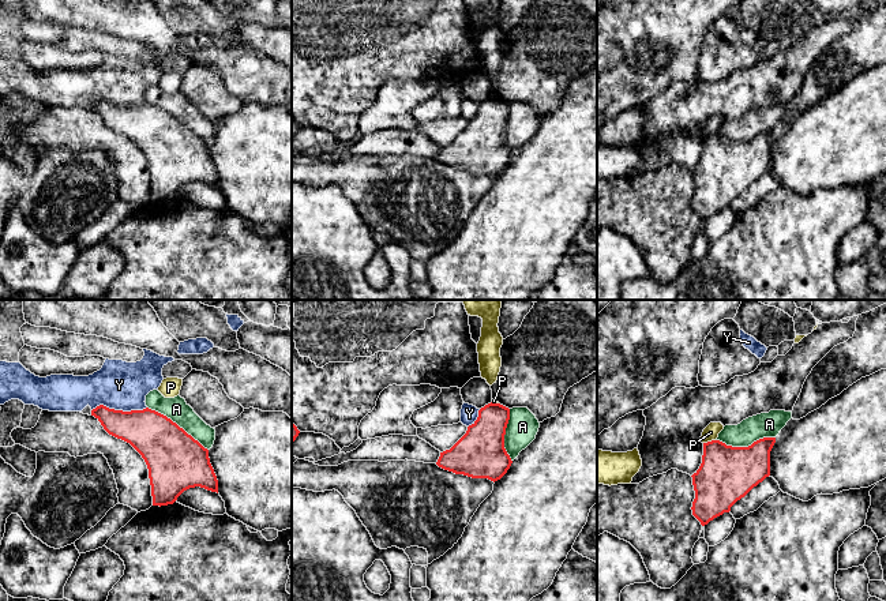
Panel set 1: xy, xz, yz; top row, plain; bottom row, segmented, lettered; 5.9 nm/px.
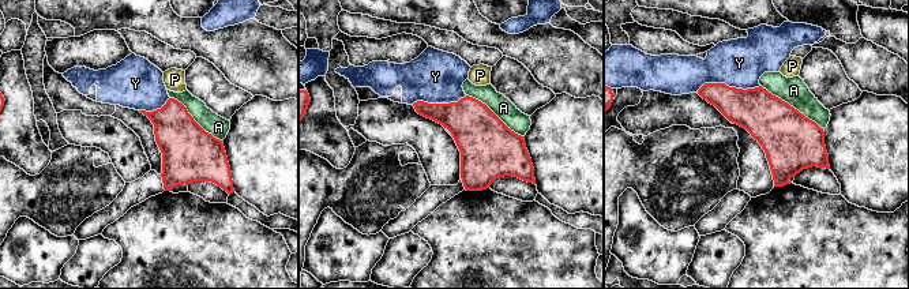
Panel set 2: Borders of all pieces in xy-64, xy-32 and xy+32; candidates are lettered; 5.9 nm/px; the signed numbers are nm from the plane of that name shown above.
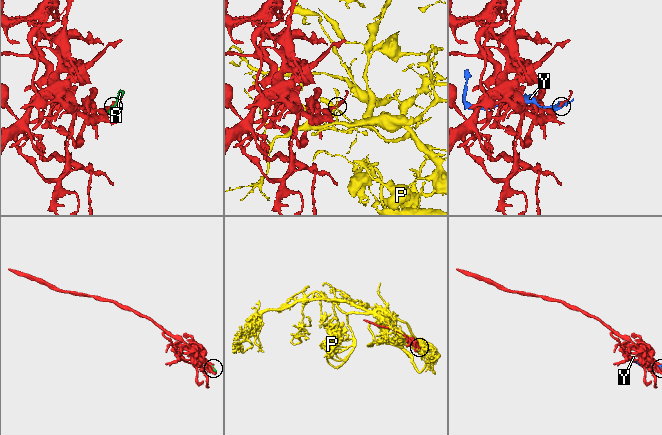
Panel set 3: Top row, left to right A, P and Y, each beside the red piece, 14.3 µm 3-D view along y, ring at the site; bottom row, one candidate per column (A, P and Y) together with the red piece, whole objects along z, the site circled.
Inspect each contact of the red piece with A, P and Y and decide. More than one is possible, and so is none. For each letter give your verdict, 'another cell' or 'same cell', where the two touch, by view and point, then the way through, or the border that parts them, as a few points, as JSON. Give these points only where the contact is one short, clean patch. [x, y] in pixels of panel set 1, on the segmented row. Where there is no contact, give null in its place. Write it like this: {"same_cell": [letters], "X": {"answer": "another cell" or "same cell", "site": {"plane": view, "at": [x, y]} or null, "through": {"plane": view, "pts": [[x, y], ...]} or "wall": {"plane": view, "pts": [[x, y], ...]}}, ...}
{"same_cell": [], "A": {"answer": "another cell", "site": {"plane": "xy", "at": [176, 424]}}, "P": {"answer": "another cell", "site": {"plane": "yz", "at": [709, 442]}}, "Y": {"answer": "another cell", "site": {"plane": "xy", "at": [119, 410]}}}

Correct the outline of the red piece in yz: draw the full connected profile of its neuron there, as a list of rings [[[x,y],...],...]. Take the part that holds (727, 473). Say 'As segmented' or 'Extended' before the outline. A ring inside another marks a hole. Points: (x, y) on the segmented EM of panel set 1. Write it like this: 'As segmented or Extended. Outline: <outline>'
As segmented. Outline: [[[776,437],[759,439],[748,447],[732,447],[720,440],[703,443],[702,463],[691,476],[695,491],[691,510],[702,526],[729,512],[737,500],[770,476],[770,451],[774,443]]]

